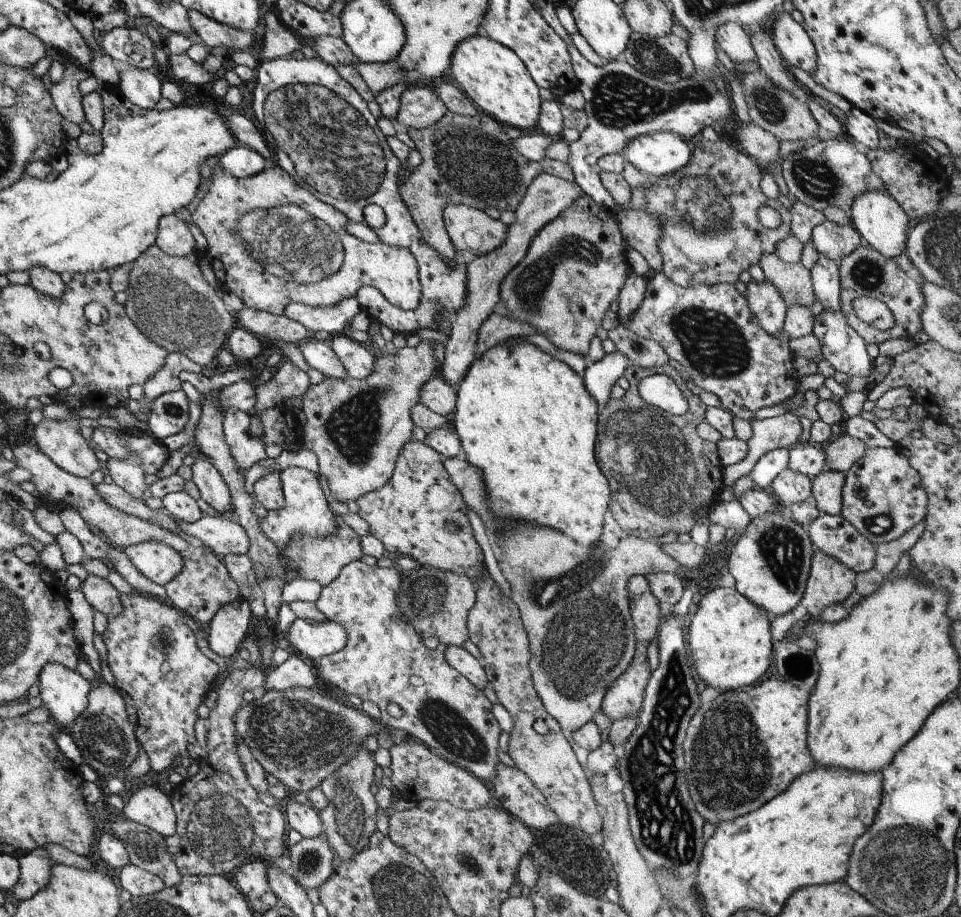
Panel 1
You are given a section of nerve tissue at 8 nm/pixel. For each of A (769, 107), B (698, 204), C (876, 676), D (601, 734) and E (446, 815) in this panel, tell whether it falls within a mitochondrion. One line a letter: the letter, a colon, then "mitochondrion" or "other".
A: mitochondrion
B: mitochondrion
C: other
D: other
E: other

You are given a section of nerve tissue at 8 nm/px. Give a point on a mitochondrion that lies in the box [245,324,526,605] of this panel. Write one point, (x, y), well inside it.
(355, 429)

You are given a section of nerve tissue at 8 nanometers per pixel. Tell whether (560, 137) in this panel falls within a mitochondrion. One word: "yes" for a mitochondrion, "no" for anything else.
no

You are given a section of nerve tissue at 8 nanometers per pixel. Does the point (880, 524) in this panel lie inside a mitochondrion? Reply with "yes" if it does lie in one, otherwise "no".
yes

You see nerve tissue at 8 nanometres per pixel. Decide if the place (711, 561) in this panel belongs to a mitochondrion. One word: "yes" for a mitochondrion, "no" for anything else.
no

